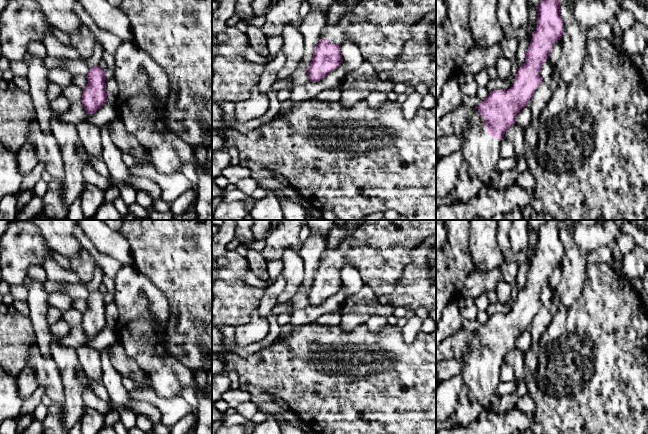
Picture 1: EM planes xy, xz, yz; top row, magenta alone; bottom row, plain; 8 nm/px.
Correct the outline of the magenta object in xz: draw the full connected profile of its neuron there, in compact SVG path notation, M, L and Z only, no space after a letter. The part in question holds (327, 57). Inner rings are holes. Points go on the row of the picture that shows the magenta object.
M362 0L345 15L336 25L326 25L321 32L319 43L314 49L313 59L308 68L310 82L319 82L343 62L340 47L344 42L355 43L364 59L371 63L377 73L394 68L403 45L411 37L411 27L421 21L428 13L436 11L436 0Z

